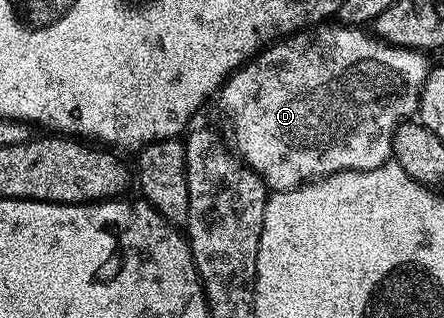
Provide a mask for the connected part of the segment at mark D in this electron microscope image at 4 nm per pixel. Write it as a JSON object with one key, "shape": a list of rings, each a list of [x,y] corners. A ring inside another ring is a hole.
{"shape":[[[319,23],[313,27],[307,27],[290,36],[281,38],[263,48],[261,52],[250,58],[234,73],[227,77],[221,89],[216,94],[216,102],[226,112],[230,120],[230,133],[234,136],[233,148],[237,156],[262,176],[262,182],[267,190],[285,191],[295,189],[298,185],[305,185],[311,181],[317,181],[320,177],[330,177],[334,173],[344,171],[368,171],[375,169],[391,160],[394,151],[394,132],[404,121],[411,120],[417,114],[418,100],[422,94],[422,84],[426,82],[428,64],[427,54],[417,49],[405,49],[390,45],[375,37],[373,32],[362,27],[343,25],[341,23]]]}

